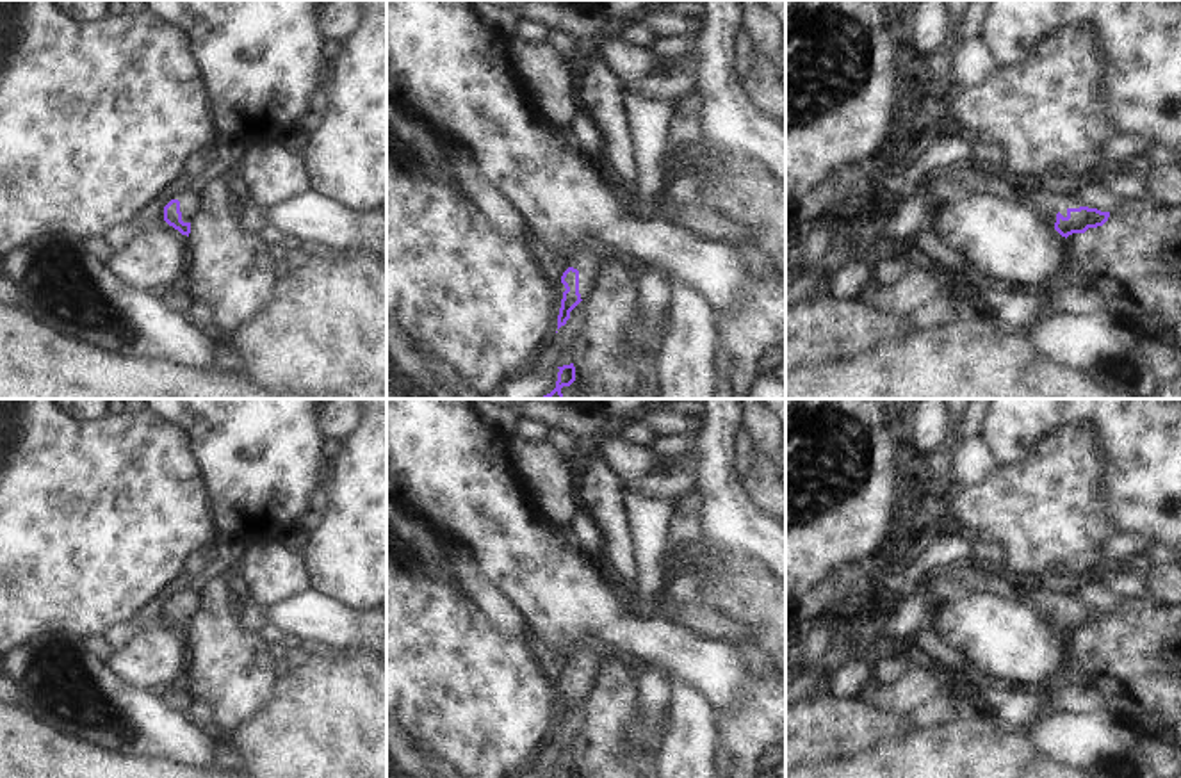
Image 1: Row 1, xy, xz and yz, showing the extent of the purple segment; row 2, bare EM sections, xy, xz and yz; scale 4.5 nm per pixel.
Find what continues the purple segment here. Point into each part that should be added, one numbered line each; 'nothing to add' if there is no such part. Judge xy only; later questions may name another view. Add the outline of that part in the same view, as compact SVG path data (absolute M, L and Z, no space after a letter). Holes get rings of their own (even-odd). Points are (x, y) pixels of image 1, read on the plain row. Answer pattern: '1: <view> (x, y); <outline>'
1: xy (189, 600); M185 588L185 589L182 589L180 593L175 593L171 598L178 598L178 600L180 600L180 611L182 611L182 620L183 620L183 621L191 621L191 620L200 612L200 609L201 609L201 595L200 595L198 591L194 591L194 589L191 589L191 588ZM169 598L169 600L171 600L171 598ZM167 600L167 602L169 602L169 600ZM166 602L166 604L167 604L167 602ZM164 604L164 605L166 605L166 604Z

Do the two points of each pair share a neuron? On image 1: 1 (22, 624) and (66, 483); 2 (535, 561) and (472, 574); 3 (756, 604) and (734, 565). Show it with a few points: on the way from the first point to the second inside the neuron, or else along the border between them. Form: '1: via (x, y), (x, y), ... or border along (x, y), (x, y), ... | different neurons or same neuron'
1: via (22, 588), (22, 527), (31, 518) | same neuron
2: border along (458, 538), (472, 551), (480, 568), (513, 600) | different neurons
3: via (754, 595), (734, 574) | same neuron

